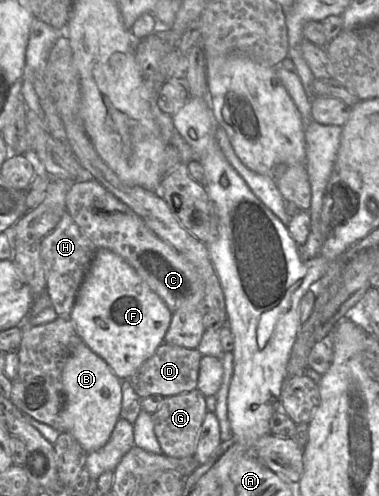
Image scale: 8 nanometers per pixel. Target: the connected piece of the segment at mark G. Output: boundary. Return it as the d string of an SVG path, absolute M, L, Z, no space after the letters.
M198 389L164 397L158 409L151 414L154 432L162 454L175 458L194 456L197 439L207 411L206 398Z

